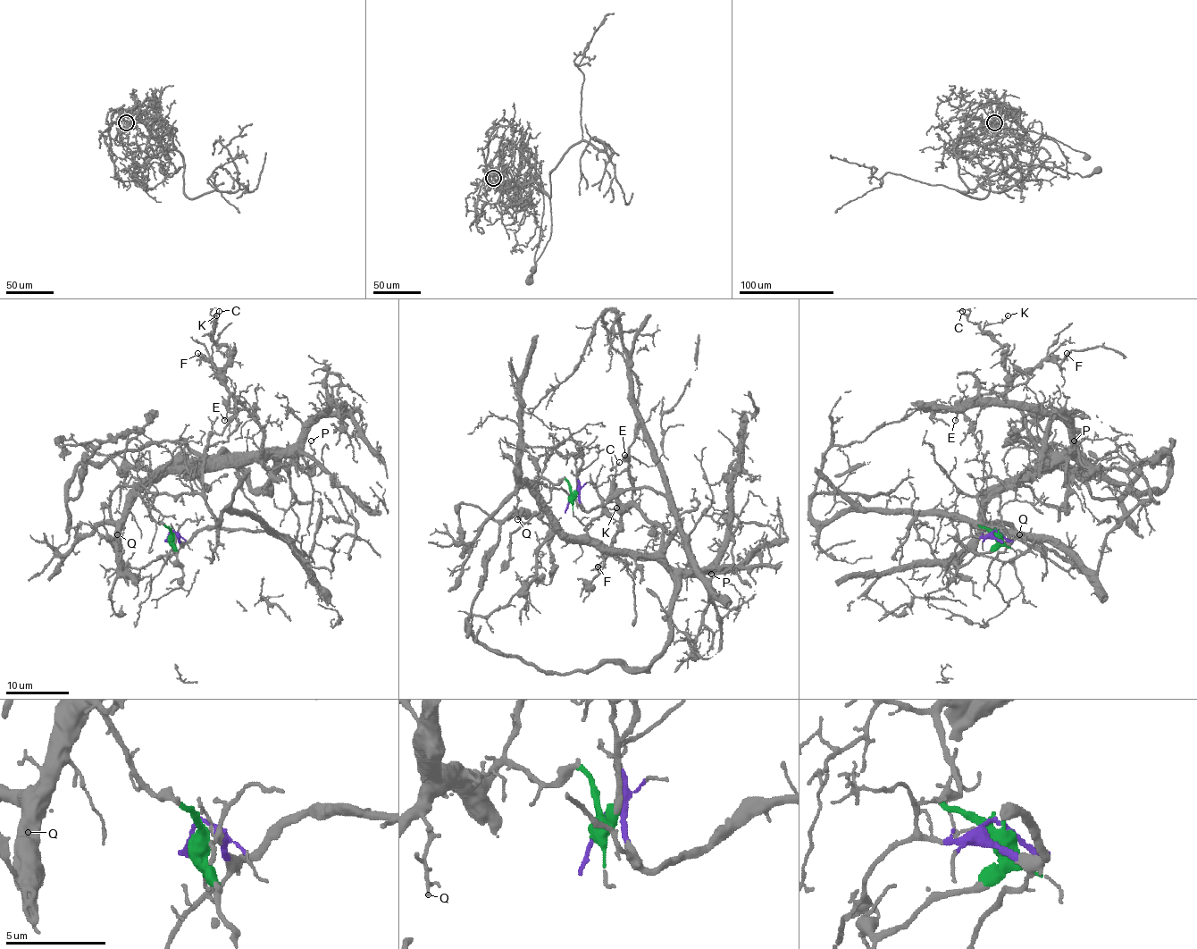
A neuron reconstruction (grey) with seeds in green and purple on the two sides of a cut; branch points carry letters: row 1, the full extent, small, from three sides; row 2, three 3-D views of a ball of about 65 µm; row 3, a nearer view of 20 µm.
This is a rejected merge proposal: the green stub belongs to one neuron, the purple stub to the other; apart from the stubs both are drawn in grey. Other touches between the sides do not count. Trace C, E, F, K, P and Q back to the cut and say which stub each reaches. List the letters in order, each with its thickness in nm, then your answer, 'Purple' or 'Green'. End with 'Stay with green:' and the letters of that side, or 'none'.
C: Thickness 130 nm. Green
E: Thickness 130 nm. Green
F: Thickness 180 nm. Green
K: Thickness 100 nm. Green
P: Thickness 90 nm. Green
Q: Thickness 110 nm. Green
Stay with green: C, E, F, K, P, Q

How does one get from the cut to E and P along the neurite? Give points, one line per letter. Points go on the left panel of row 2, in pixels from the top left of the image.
E: (171, 532), (136, 493), (167, 471), (254, 458), (260, 452), (262, 431), (232, 394), (224, 421)
P: (171, 532), (153, 517), (136, 493), (167, 471), (260, 462), (273, 454), (313, 454), (311, 441)

